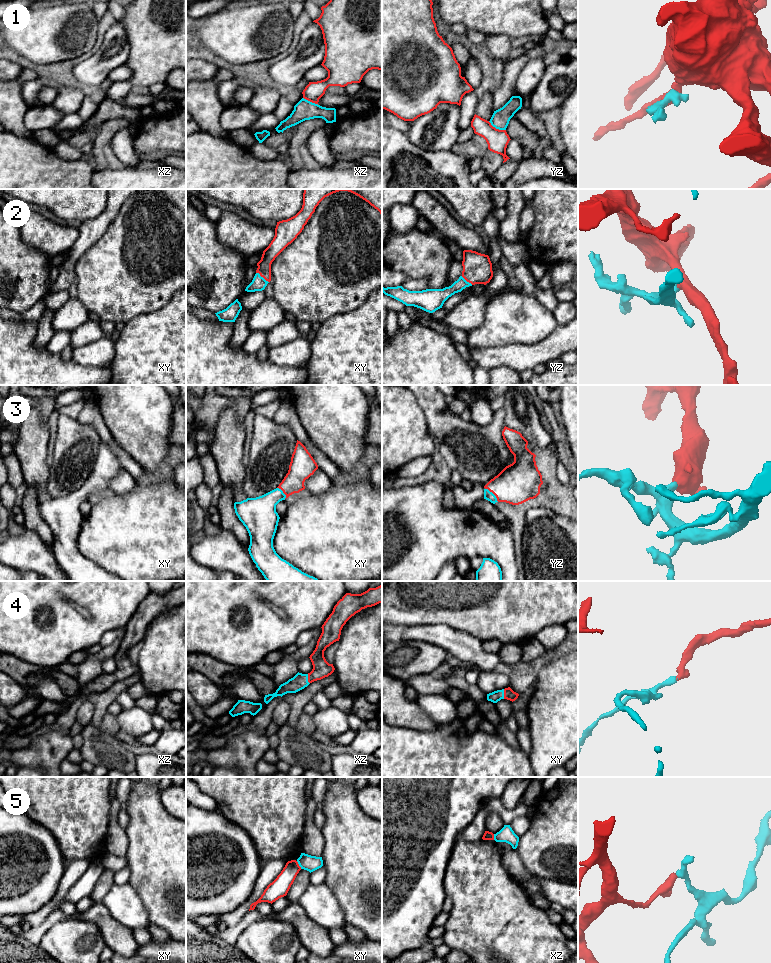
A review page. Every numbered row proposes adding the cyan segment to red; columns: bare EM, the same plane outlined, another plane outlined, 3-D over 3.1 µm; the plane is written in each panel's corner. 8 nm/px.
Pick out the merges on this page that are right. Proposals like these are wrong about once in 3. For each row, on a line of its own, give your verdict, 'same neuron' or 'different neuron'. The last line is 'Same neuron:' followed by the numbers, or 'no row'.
1: same neuron
2: same neuron
3: same neuron
4: same neuron
5: different neuron
Same neuron: 1, 2, 3, 4

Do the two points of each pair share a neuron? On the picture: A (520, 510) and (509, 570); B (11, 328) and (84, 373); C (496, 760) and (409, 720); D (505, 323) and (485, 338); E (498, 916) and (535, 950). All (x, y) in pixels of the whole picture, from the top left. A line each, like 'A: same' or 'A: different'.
A: different
B: same
C: different
D: same
E: same

